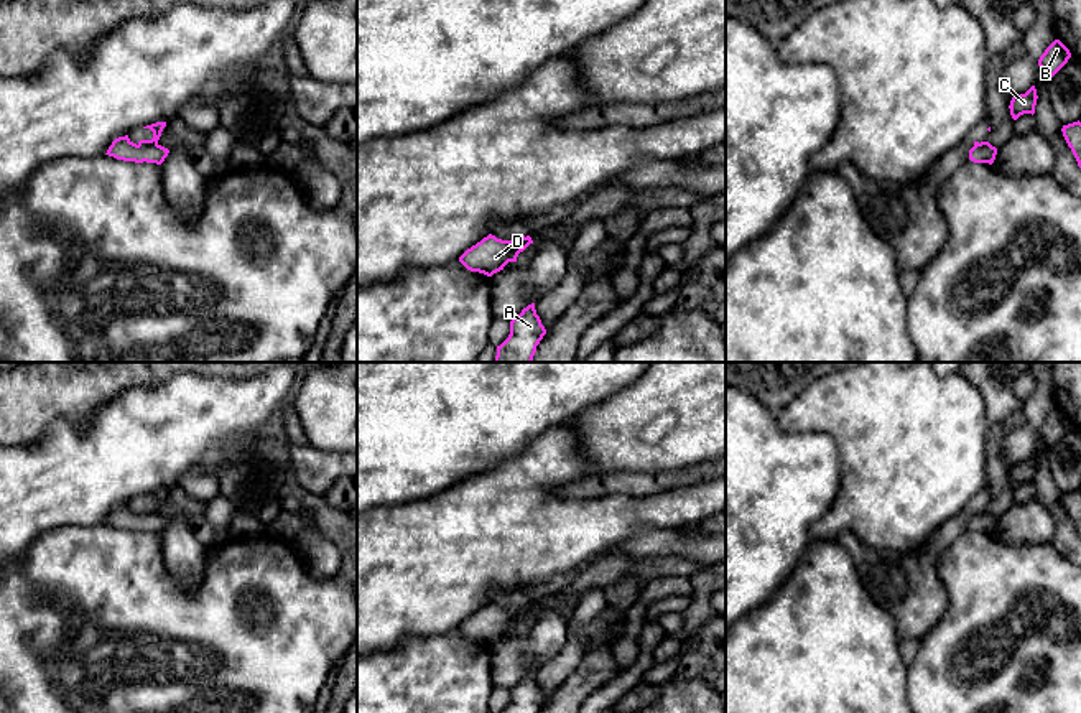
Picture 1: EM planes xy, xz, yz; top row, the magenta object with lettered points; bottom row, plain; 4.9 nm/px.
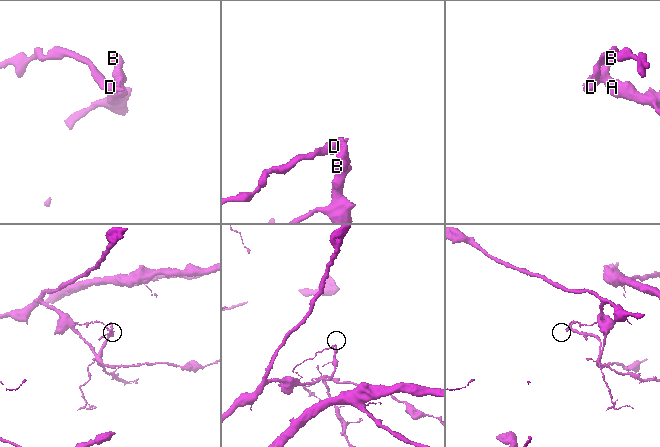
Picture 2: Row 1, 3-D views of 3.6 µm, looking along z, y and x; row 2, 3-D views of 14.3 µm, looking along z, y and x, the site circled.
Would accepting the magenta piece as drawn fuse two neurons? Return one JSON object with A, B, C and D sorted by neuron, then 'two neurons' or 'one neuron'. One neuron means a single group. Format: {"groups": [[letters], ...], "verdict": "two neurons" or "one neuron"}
{"groups": [["A", "B", "C"], ["D"]], "verdict": "two neurons"}

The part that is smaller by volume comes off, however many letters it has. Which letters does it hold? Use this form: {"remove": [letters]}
{"remove": ["A", "B", "C"]}

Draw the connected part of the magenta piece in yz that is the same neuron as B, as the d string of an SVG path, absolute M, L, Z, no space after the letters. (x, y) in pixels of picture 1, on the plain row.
M1055 408L1038 428L1038 435L1046 450L1050 450L1069 426L1069 418L1060 408Z

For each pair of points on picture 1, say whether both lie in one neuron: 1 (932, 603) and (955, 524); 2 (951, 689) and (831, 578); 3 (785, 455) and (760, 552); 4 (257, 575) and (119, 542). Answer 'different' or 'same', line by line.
1: same
2: different
3: same
4: same

